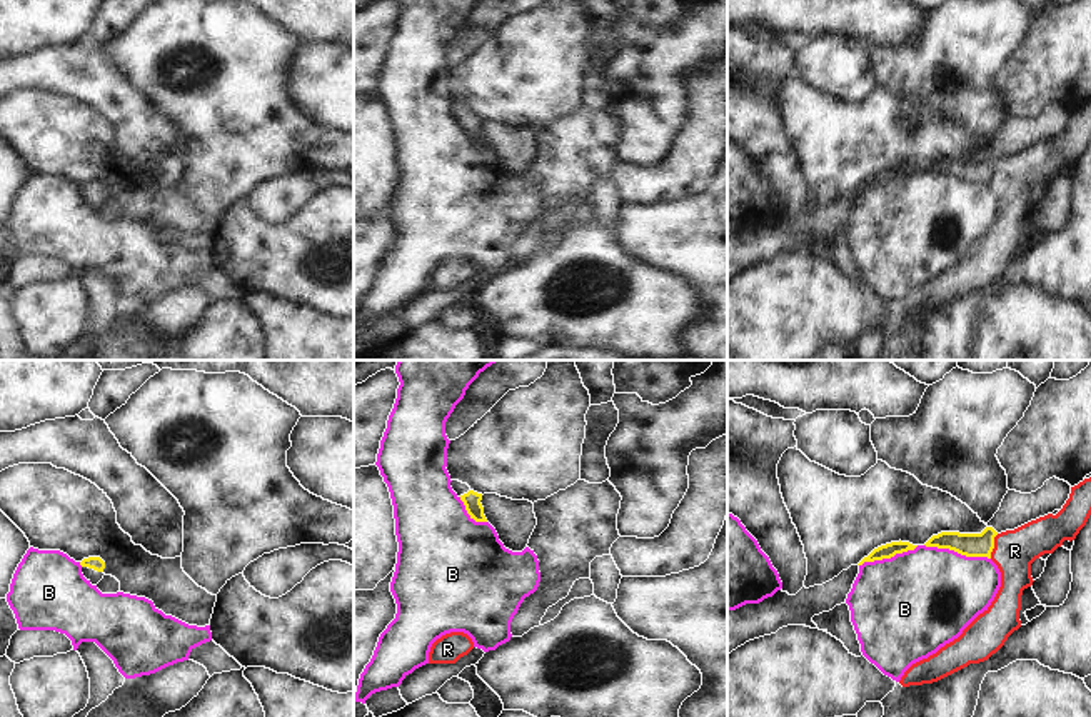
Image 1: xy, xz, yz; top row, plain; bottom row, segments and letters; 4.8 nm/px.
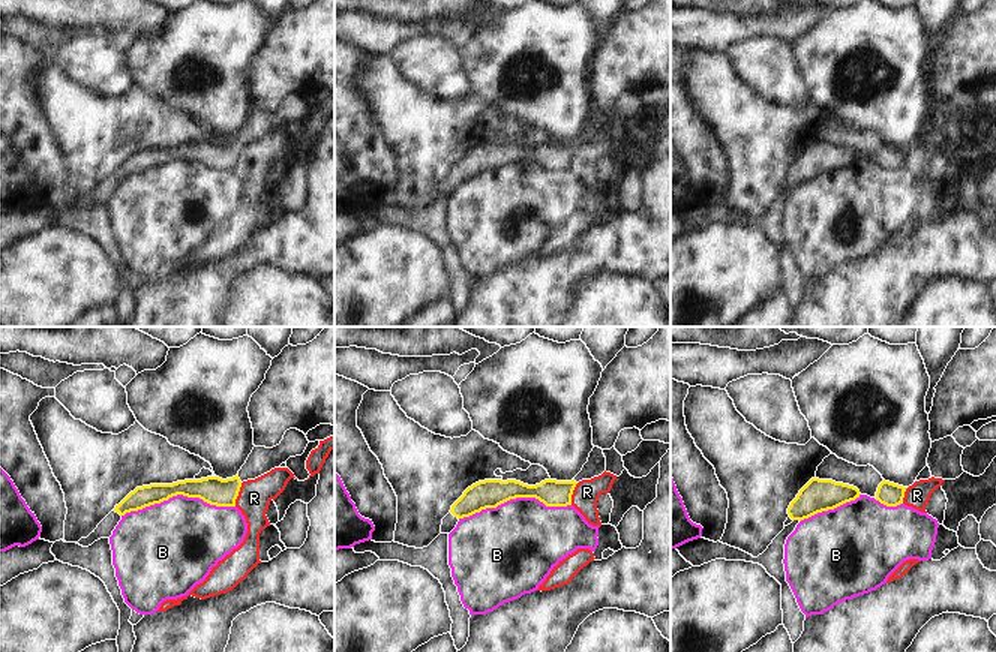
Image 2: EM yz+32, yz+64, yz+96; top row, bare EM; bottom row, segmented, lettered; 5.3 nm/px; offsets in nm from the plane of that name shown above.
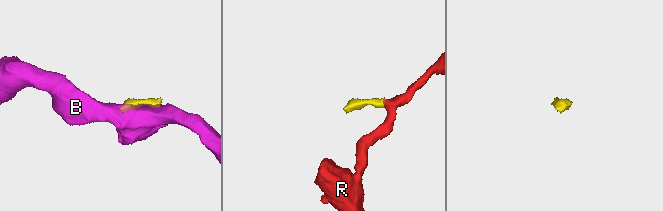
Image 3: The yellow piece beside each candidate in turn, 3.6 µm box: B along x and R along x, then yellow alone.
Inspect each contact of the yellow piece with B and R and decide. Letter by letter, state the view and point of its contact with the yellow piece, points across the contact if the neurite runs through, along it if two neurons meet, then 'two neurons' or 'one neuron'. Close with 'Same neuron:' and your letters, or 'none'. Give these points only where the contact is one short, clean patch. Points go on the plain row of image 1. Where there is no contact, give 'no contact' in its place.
B: yz (958, 179) | two neurons
R: yz (993, 172) | along yz (998, 160), (990, 184) | two neurons
Same neuron: none

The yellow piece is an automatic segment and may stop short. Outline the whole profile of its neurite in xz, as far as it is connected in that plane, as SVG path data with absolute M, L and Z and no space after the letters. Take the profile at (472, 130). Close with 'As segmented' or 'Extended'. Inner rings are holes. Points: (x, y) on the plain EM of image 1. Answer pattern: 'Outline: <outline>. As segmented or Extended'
Outline: M452 107L450 113L457 120L457 123L464 128L470 145L474 145L475 148L487 148L484 142L484 133L480 130L482 120L474 118L467 110L462 110L459 107Z. Extended.

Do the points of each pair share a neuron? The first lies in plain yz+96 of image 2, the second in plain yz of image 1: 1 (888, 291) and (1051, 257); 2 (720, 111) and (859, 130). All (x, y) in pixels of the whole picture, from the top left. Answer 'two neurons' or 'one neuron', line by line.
1: one neuron
2: one neuron

